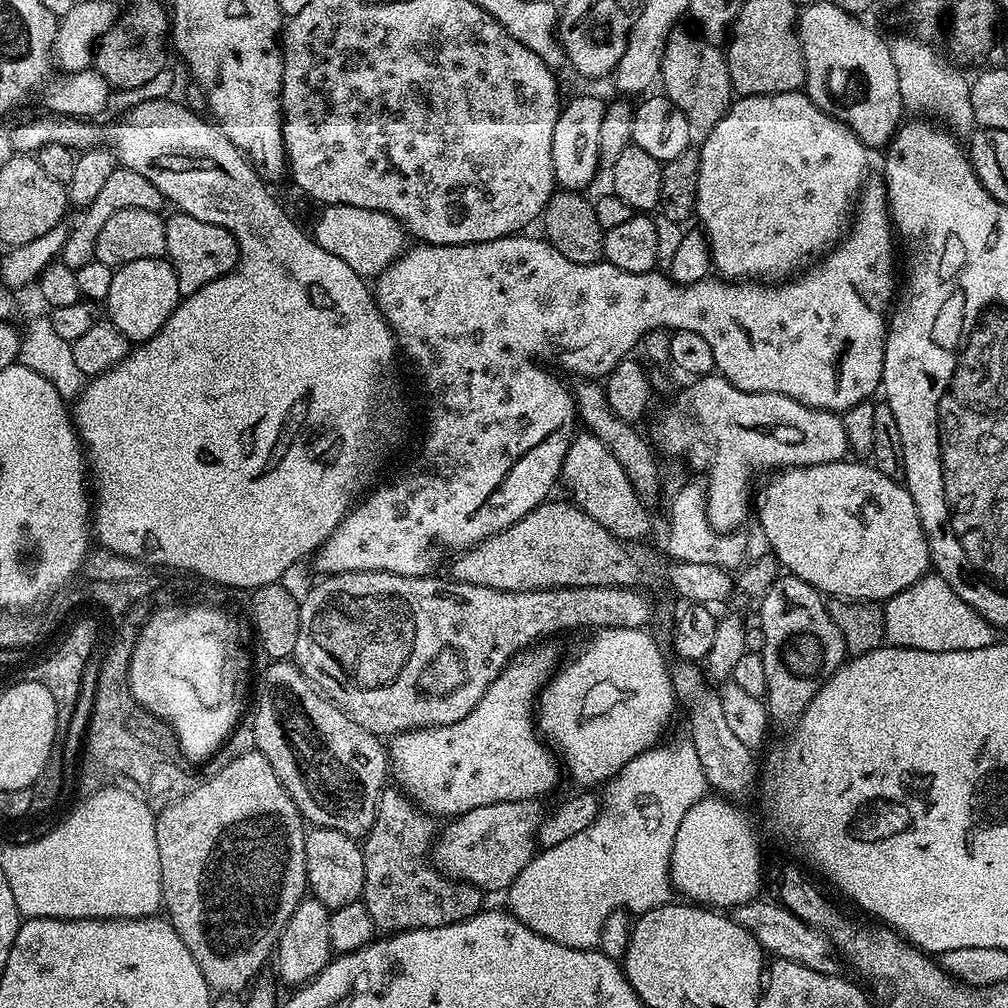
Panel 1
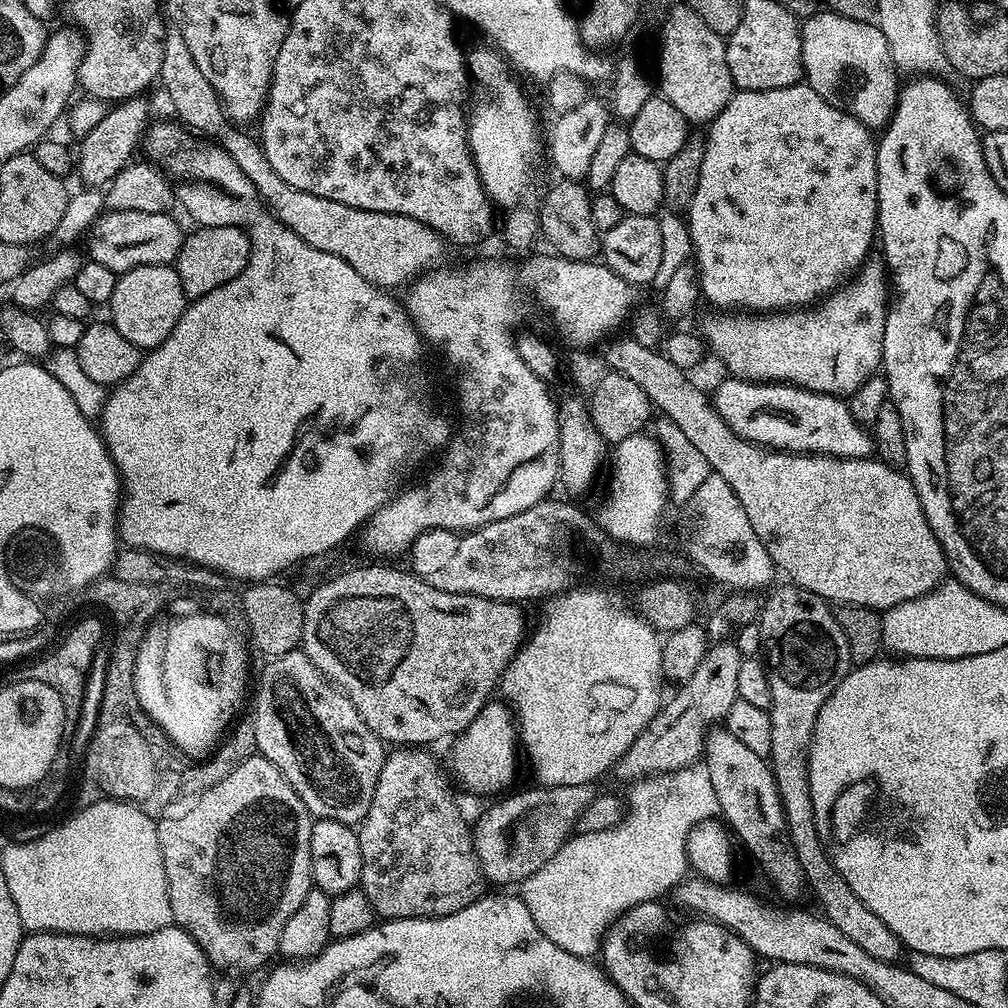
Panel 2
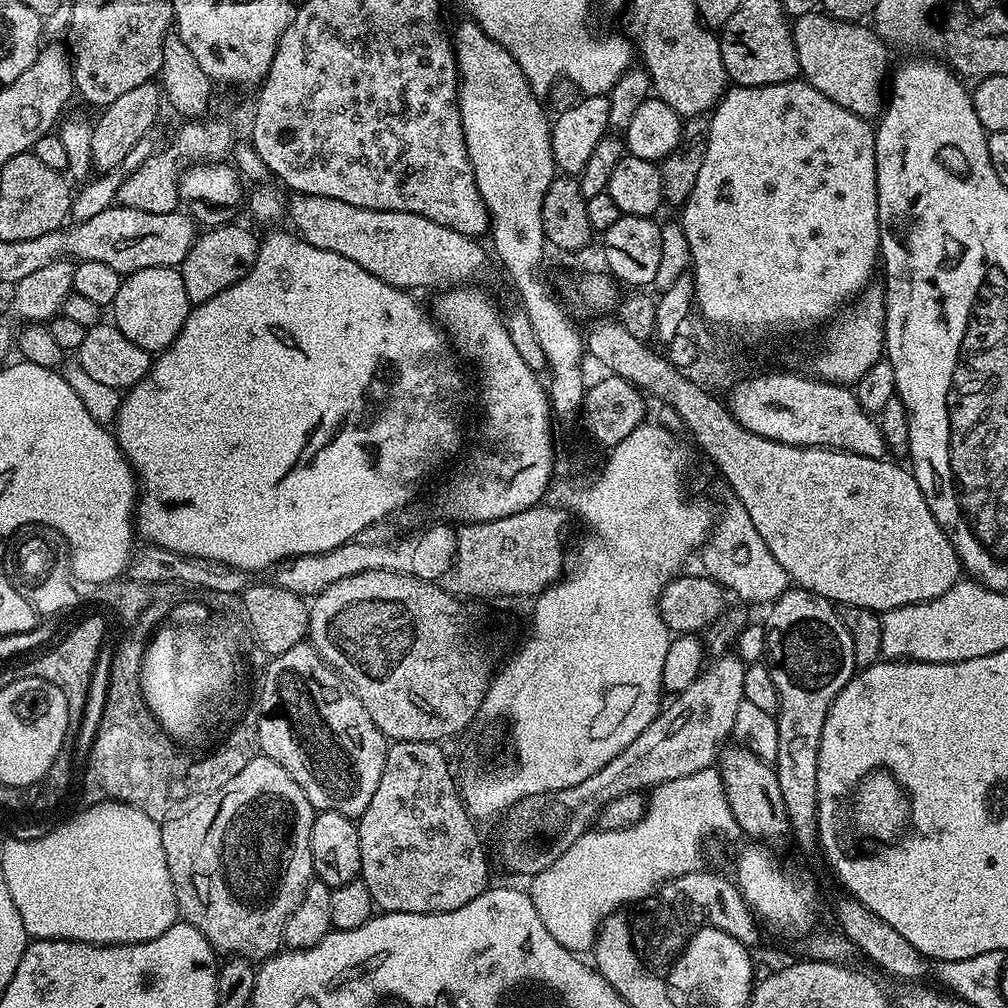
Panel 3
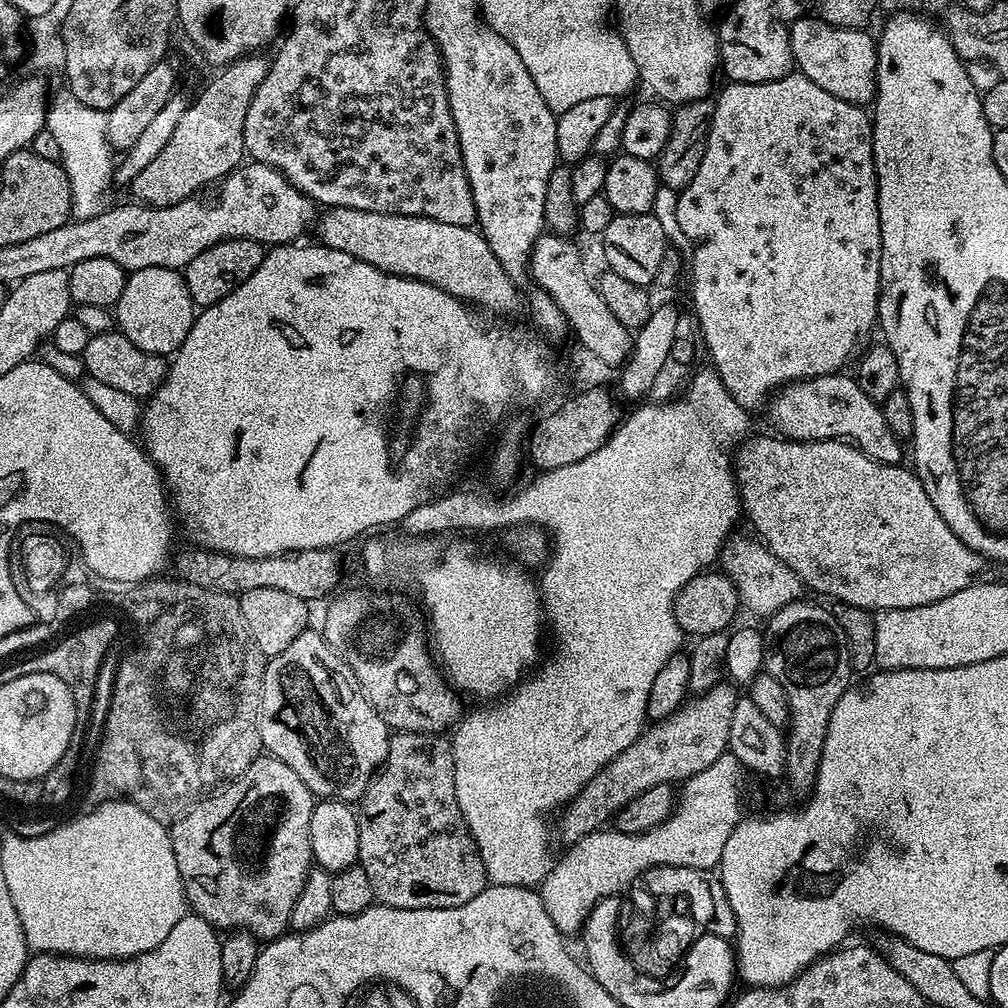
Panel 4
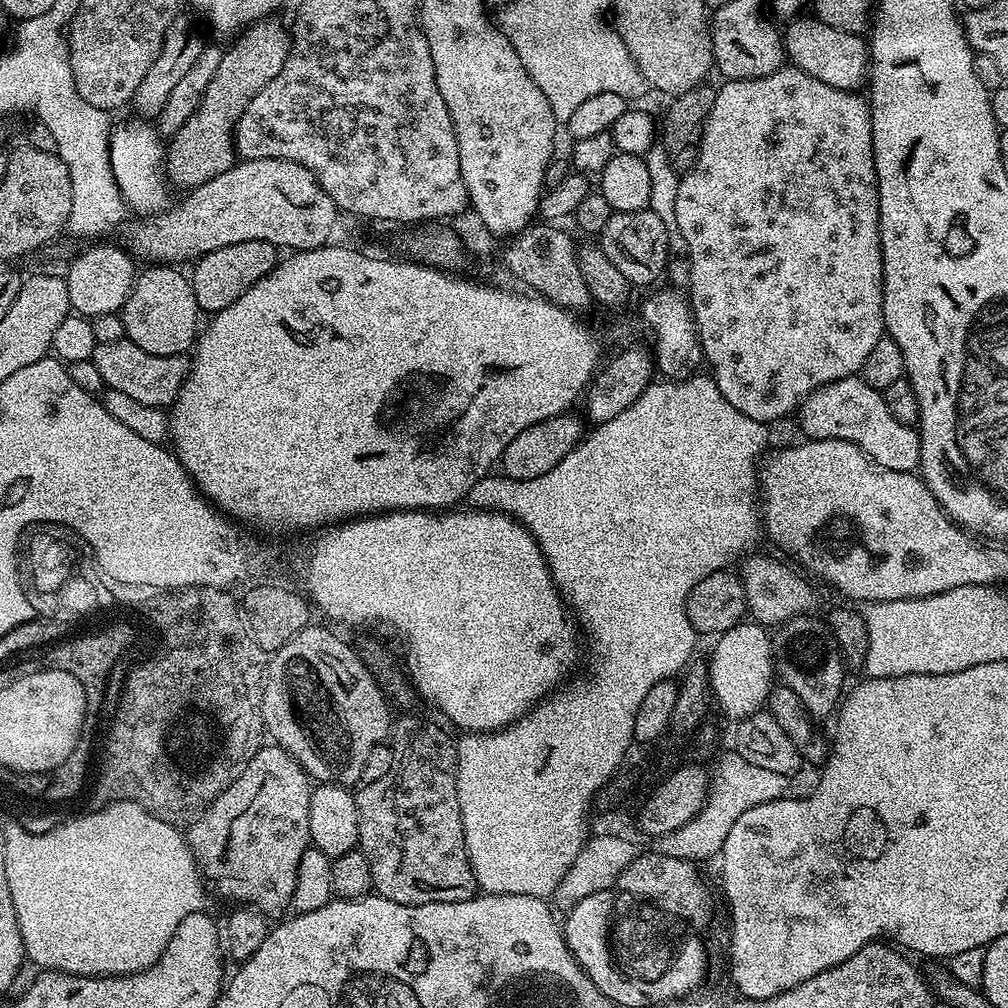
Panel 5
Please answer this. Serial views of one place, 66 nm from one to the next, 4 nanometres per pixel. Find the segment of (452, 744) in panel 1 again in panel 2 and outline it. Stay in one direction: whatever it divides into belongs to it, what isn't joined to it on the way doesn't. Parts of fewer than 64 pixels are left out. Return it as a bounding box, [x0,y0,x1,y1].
[452,702,518,796]

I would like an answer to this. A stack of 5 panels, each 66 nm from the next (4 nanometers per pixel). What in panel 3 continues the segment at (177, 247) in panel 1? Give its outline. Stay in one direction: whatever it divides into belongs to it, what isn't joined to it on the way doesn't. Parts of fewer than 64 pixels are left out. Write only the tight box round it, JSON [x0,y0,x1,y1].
[178,222,259,305]

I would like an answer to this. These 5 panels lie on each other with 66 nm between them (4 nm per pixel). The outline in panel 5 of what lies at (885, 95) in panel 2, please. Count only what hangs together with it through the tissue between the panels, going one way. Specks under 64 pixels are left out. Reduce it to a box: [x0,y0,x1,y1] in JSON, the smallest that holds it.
[782,14,870,92]

